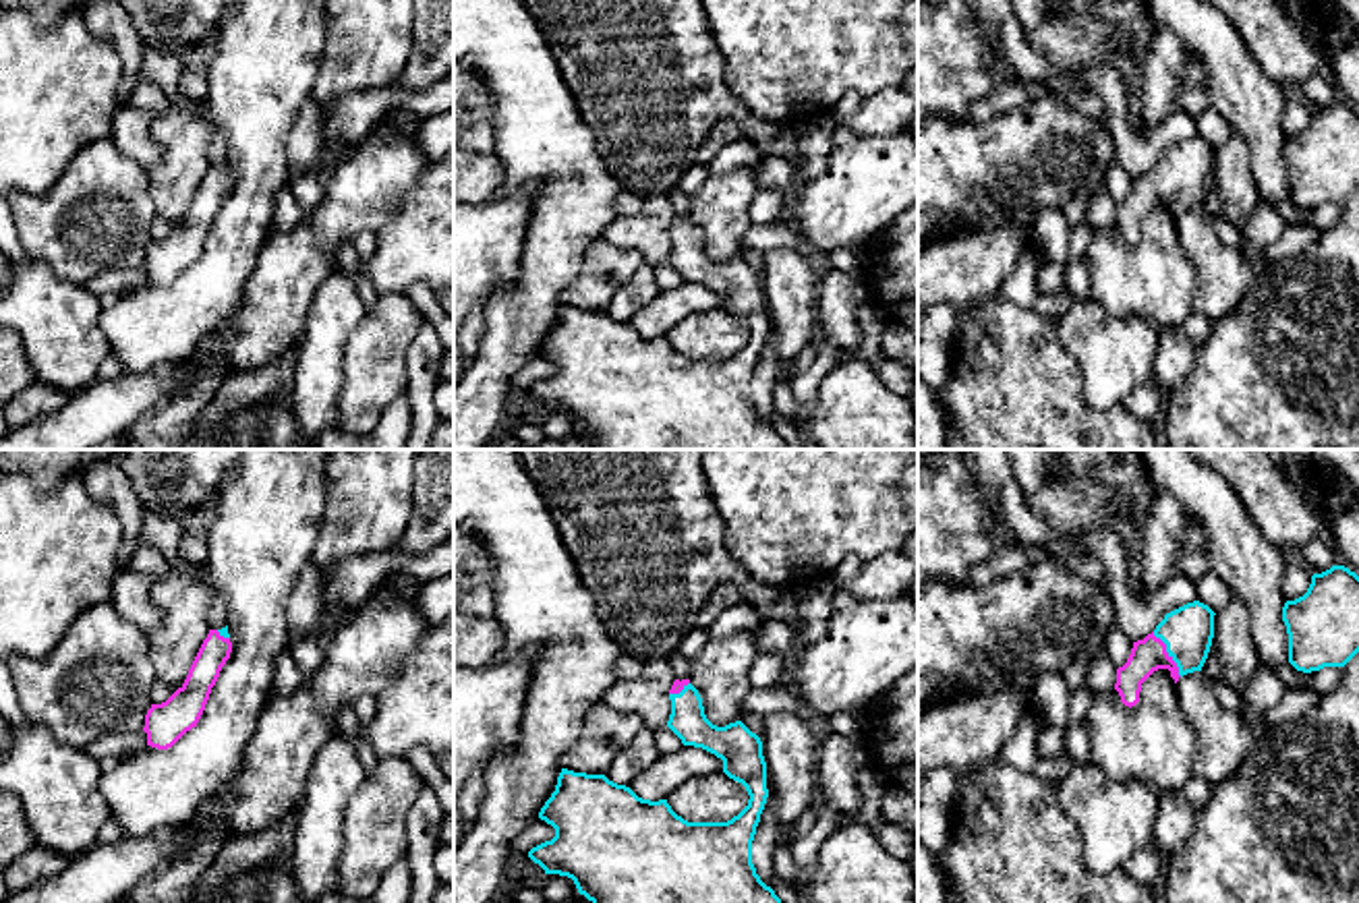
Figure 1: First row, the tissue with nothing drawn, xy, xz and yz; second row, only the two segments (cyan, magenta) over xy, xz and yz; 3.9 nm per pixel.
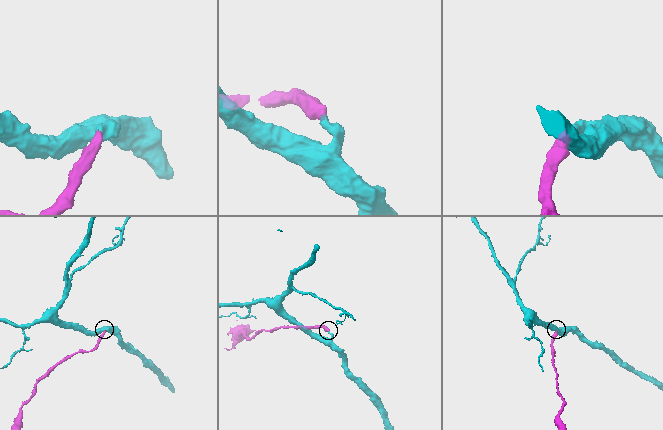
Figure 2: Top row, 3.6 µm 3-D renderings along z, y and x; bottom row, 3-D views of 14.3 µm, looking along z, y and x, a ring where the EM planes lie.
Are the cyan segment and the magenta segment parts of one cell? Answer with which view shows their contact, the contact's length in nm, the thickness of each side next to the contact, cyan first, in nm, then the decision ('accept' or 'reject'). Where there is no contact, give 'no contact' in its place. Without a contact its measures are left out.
contact in yz; length 200 nm; calibres 200 and 140 nm; accept

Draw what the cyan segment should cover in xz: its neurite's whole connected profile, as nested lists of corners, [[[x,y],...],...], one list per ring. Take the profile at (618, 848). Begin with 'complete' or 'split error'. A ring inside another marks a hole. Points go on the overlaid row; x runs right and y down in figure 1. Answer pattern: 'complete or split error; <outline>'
split error; [[[675,679],[669,700],[667,727],[684,746],[721,758],[723,773],[746,787],[748,806],[727,822],[688,822],[667,799],[642,799],[605,775],[561,768],[555,791],[539,812],[539,818],[555,828],[555,837],[532,847],[528,857],[545,874],[572,878],[578,893],[592,903],[781,903],[752,864],[752,841],[769,797],[760,737],[742,721],[713,725],[690,679]]]

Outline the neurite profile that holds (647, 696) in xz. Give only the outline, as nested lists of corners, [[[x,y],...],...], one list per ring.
[[[667,659],[648,661],[636,679],[615,681],[605,692],[603,704],[626,715],[638,715],[642,727],[657,729],[669,721],[669,690],[673,681],[675,677]]]

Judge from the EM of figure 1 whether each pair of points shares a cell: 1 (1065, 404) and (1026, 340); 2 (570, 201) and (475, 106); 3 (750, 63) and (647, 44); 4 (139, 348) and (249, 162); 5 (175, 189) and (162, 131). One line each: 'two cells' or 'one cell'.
1: one cell
2: two cells
3: two cells
4: one cell
5: one cell

